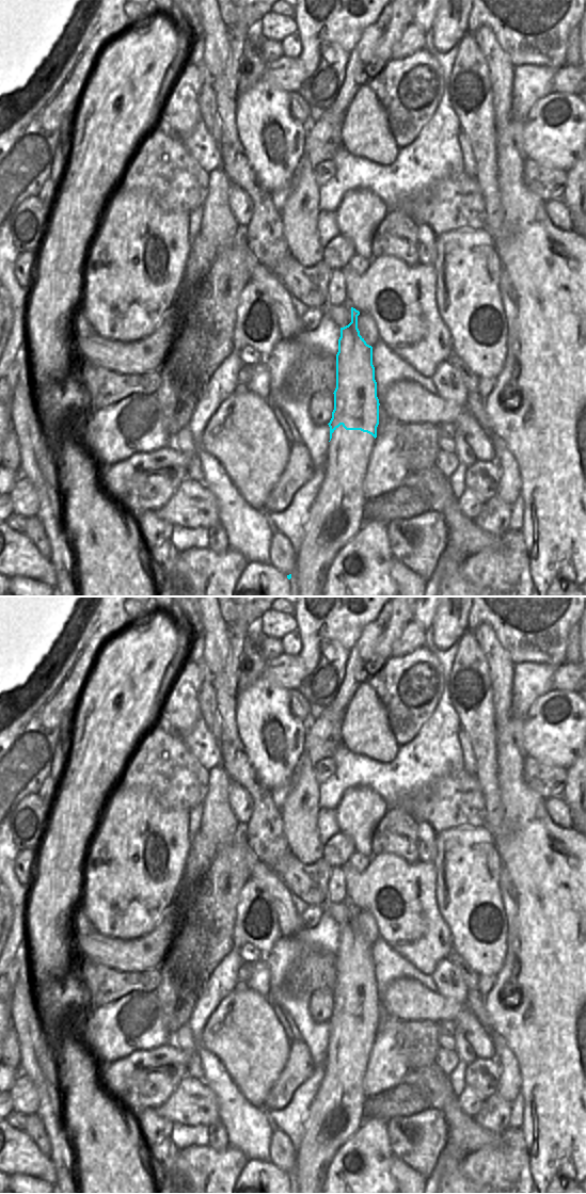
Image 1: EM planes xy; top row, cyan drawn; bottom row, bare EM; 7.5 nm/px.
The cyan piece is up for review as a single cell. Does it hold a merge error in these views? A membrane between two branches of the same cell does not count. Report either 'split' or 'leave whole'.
split

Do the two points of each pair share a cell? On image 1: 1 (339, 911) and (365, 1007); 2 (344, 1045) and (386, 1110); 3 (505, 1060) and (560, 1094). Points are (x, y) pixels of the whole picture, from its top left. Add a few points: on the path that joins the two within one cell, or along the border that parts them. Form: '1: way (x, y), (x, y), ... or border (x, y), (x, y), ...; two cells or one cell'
1: border (351, 904), (351, 918), (341, 925); two cells
2: border (366, 1096), (362, 1108), (364, 1118); two cells
3: border (508, 1046), (519, 1067), (521, 1091); two cells

